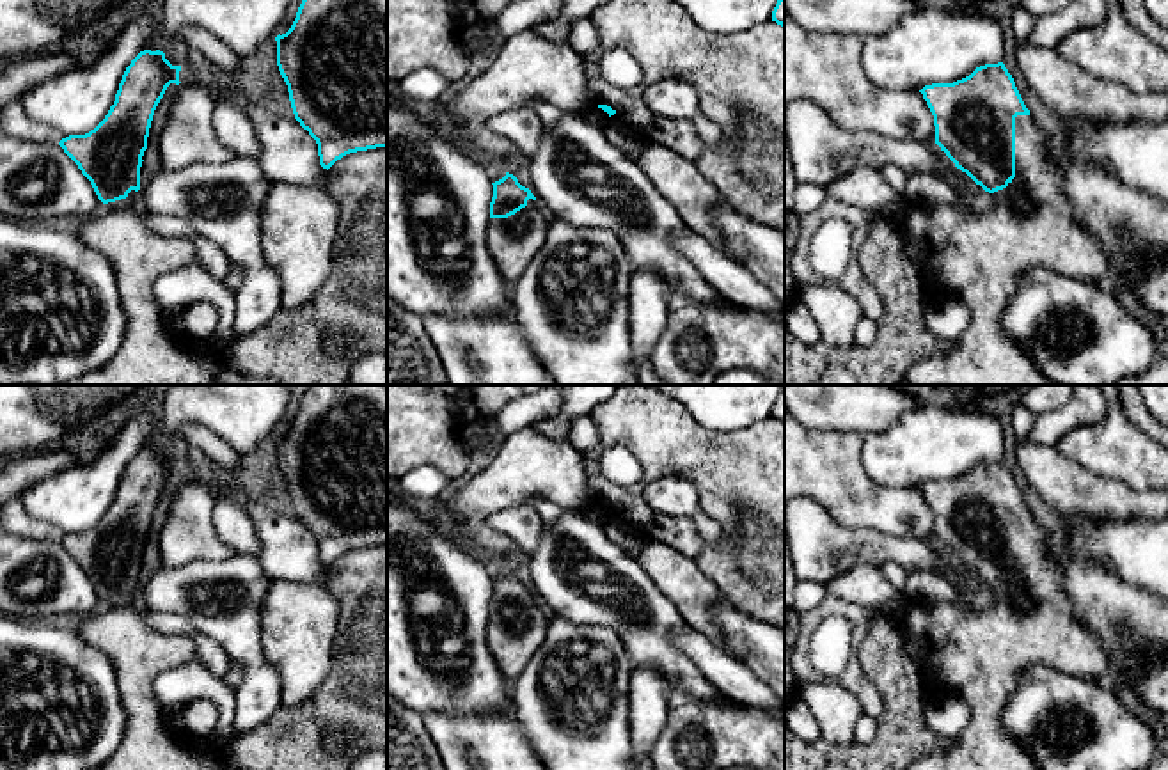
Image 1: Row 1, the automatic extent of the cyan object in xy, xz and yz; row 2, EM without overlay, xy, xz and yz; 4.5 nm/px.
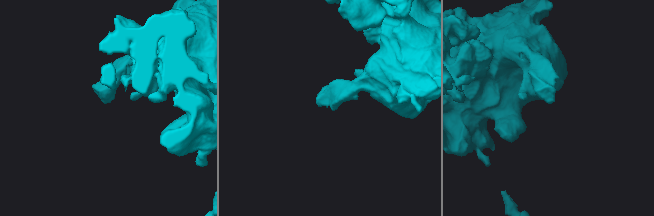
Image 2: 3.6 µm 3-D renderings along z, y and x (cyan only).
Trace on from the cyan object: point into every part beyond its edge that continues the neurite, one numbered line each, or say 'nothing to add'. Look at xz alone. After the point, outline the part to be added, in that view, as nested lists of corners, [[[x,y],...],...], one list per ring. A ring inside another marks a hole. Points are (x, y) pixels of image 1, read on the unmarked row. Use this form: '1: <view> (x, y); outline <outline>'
1: xz (513, 639); outline [[[536,598],[508,616],[490,616],[486,642],[501,672],[517,681],[524,667],[545,640],[550,619],[543,614]]]

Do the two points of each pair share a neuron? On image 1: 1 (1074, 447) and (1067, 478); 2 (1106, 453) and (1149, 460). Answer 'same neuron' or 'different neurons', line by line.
1: different neurons
2: same neuron

